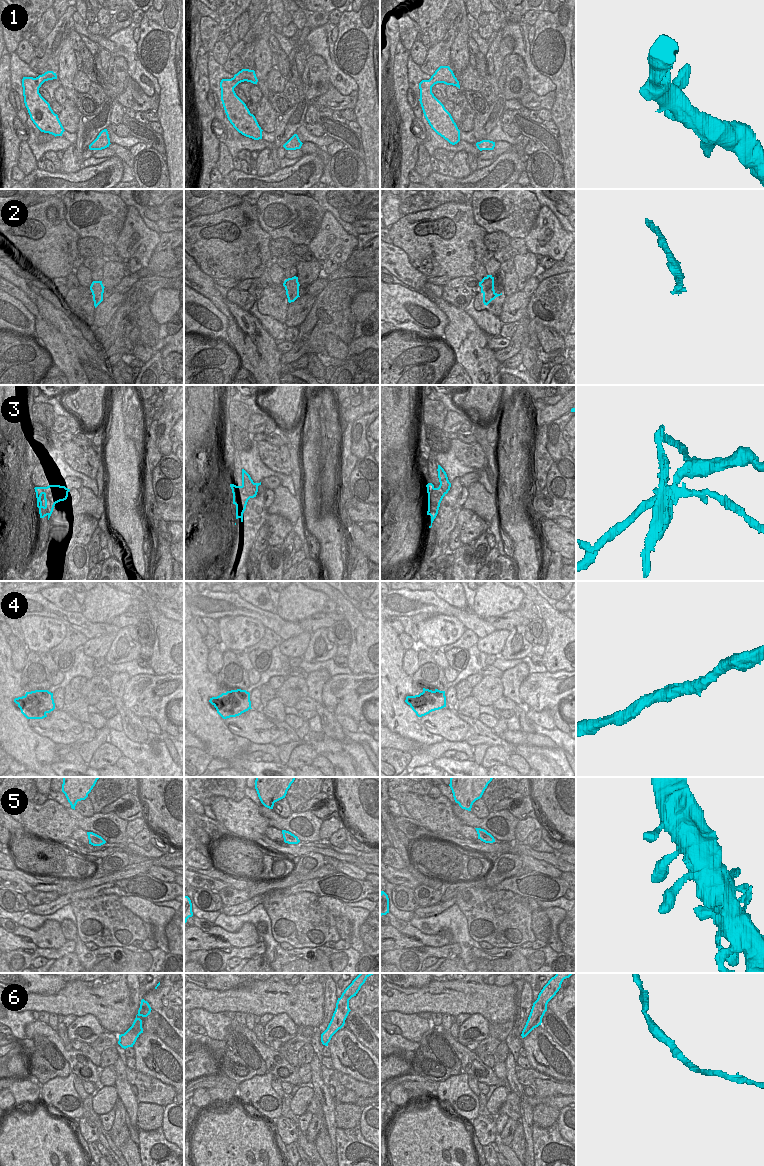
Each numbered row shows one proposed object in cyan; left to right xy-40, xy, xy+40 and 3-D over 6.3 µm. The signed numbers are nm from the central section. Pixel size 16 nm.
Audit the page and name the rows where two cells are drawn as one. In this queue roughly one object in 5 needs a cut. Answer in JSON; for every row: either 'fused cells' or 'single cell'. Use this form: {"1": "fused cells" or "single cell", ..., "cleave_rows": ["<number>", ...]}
{"1": "single cell", "2": "single cell", "3": "fused cells", "4": "single cell", "5": "single cell", "6": "single cell", "cleave_rows": ["3"]}

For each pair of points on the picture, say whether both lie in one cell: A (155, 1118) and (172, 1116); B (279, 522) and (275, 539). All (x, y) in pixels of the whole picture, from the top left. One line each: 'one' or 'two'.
A: two
B: one

